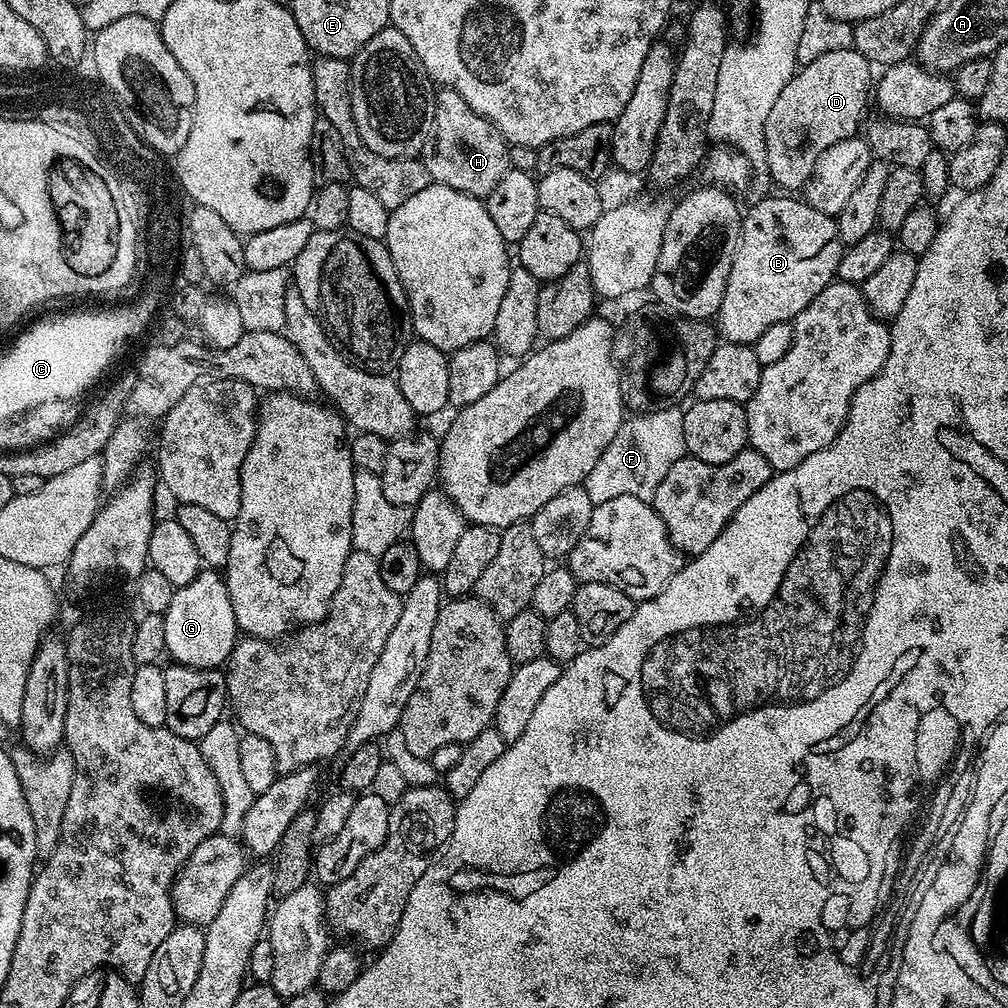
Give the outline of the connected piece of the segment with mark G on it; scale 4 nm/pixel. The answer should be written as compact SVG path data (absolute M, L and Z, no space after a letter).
M202 570L186 586L175 589L170 598L170 606L165 610L164 625L166 626L166 653L175 663L194 668L223 669L232 656L238 639L236 615L230 602L227 579L219 571Z

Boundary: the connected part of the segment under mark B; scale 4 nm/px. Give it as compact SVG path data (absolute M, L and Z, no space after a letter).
M776 194L780 196L768 196L765 200L760 200L752 209L743 213L740 221L740 237L738 238L738 246L734 254L734 266L730 266L730 278L726 282L726 294L722 294L722 306L716 312L714 317L715 327L718 329L719 335L730 344L750 344L761 336L769 326L775 326L778 322L791 322L795 320L796 315L802 310L806 310L806 306L810 306L810 302L814 302L814 298L818 294L822 294L822 290L830 283L836 280L836 271L838 270L838 262L842 258L845 245L840 243L840 235L838 234L838 226L836 225L835 216L827 216L822 214L822 210L814 210L814 206L810 206L808 201L803 198L797 198L792 194Z

